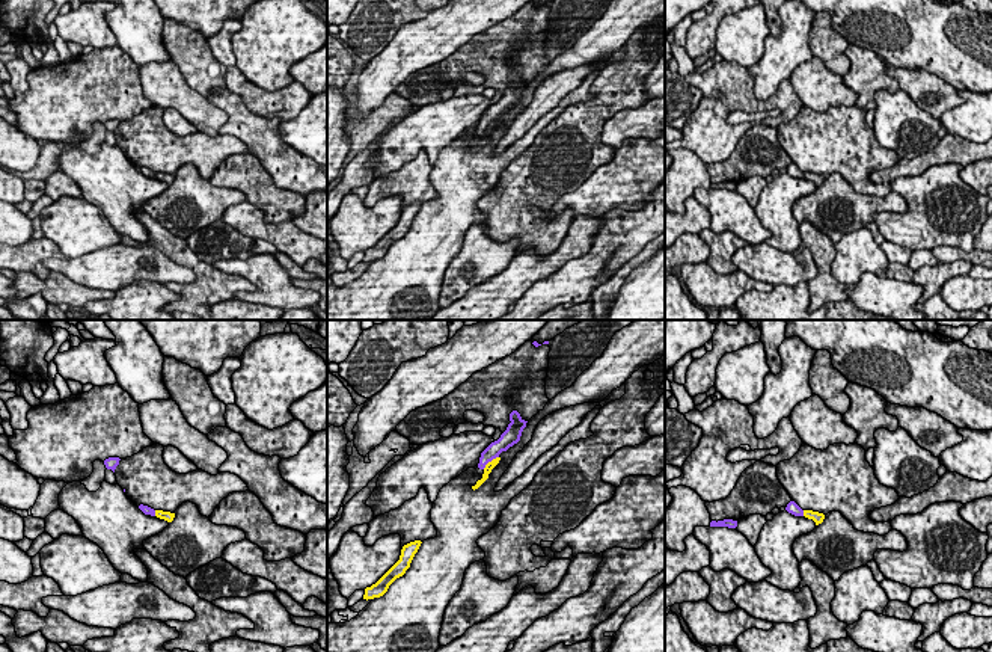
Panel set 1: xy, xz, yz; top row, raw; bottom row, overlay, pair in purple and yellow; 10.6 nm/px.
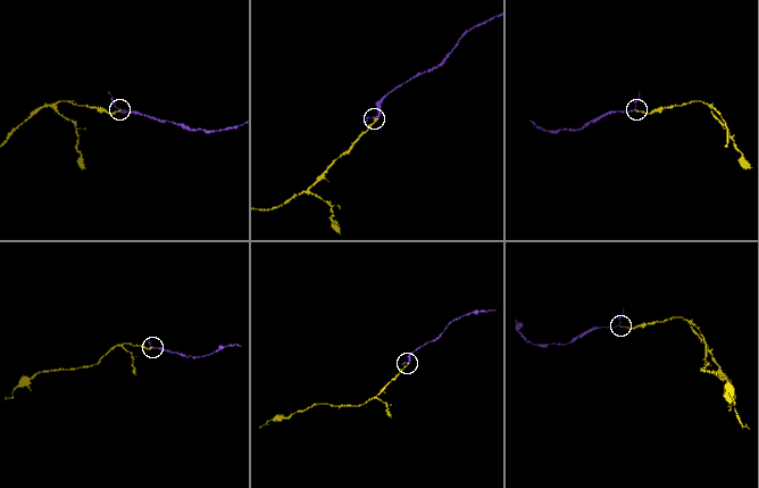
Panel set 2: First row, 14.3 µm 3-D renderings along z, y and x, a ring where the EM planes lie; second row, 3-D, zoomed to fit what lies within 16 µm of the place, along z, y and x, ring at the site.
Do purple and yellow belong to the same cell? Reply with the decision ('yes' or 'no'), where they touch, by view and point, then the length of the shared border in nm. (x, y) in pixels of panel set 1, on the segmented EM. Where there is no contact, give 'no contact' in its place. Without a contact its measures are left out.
yes; meets purple in xz at (490, 461); contact 220 nm long

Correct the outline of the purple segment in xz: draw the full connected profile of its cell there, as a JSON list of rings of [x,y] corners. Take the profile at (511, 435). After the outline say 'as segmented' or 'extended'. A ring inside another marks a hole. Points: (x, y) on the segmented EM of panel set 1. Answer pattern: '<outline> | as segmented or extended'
[[[513,411],[510,414],[510,424],[507,430],[501,435],[501,438],[494,442],[491,442],[479,457],[478,468],[484,471],[482,478],[476,481],[472,489],[478,489],[487,478],[491,469],[499,463],[501,457],[499,454],[502,451],[507,451],[510,447],[517,444],[520,441],[522,432],[526,427],[526,423],[517,411]]] | extended

